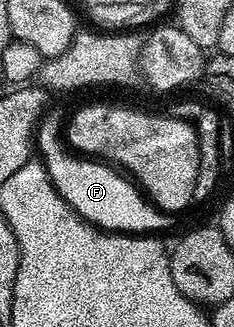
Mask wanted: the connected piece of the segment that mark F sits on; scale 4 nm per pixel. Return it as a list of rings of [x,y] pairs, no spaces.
[[[49,110],[42,115],[35,132],[35,144],[39,152],[41,148],[40,159],[49,171],[57,193],[89,223],[107,232],[122,234],[161,234],[168,226],[170,217],[146,199],[140,187],[128,175],[108,163],[82,158],[66,147],[63,143],[63,116],[61,120],[59,113]]]

